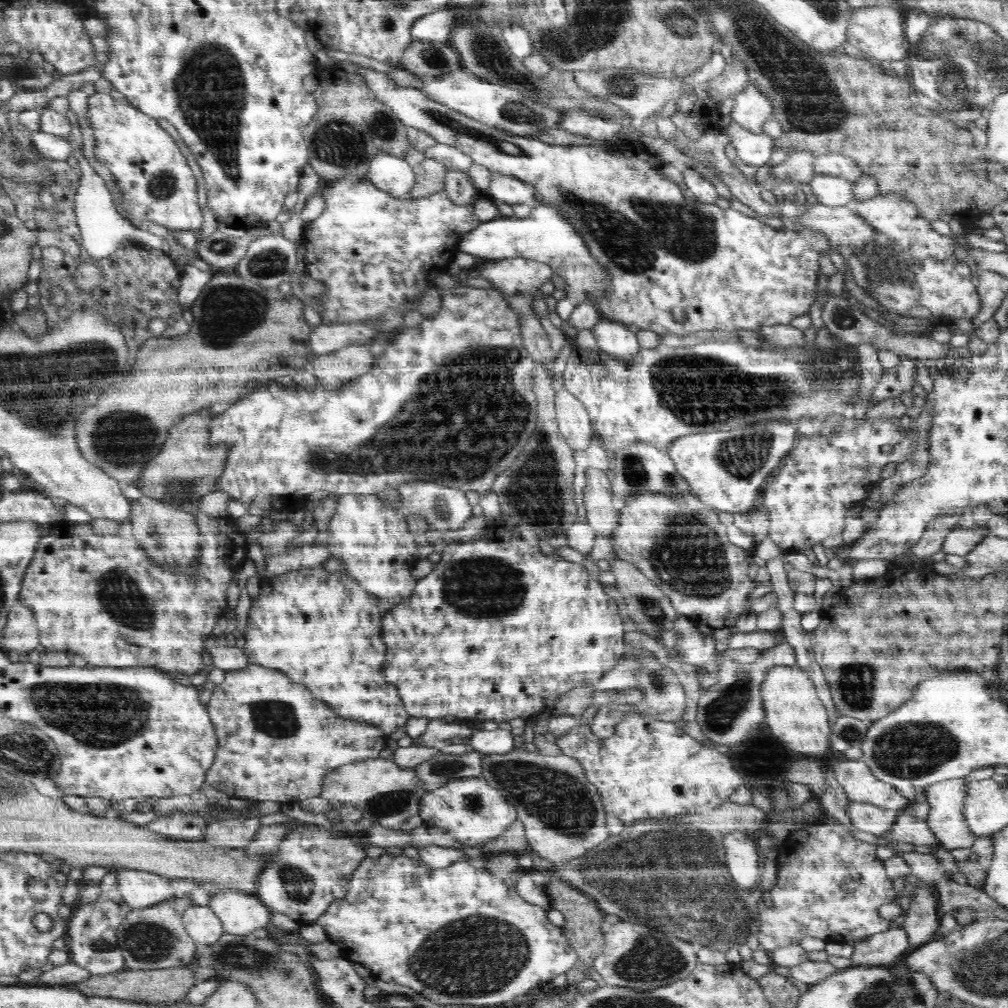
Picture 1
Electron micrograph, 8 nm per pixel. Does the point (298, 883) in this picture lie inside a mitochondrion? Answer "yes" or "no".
yes

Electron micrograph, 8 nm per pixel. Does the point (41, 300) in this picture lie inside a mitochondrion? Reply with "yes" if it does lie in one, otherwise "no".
no

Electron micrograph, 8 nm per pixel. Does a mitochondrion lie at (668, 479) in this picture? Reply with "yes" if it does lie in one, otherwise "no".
yes

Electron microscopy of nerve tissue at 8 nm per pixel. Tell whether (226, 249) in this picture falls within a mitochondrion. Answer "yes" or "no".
yes

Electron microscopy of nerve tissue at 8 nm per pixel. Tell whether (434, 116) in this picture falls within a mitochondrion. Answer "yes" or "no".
yes

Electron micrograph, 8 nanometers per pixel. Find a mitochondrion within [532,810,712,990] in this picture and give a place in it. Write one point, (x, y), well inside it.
(651, 959)

